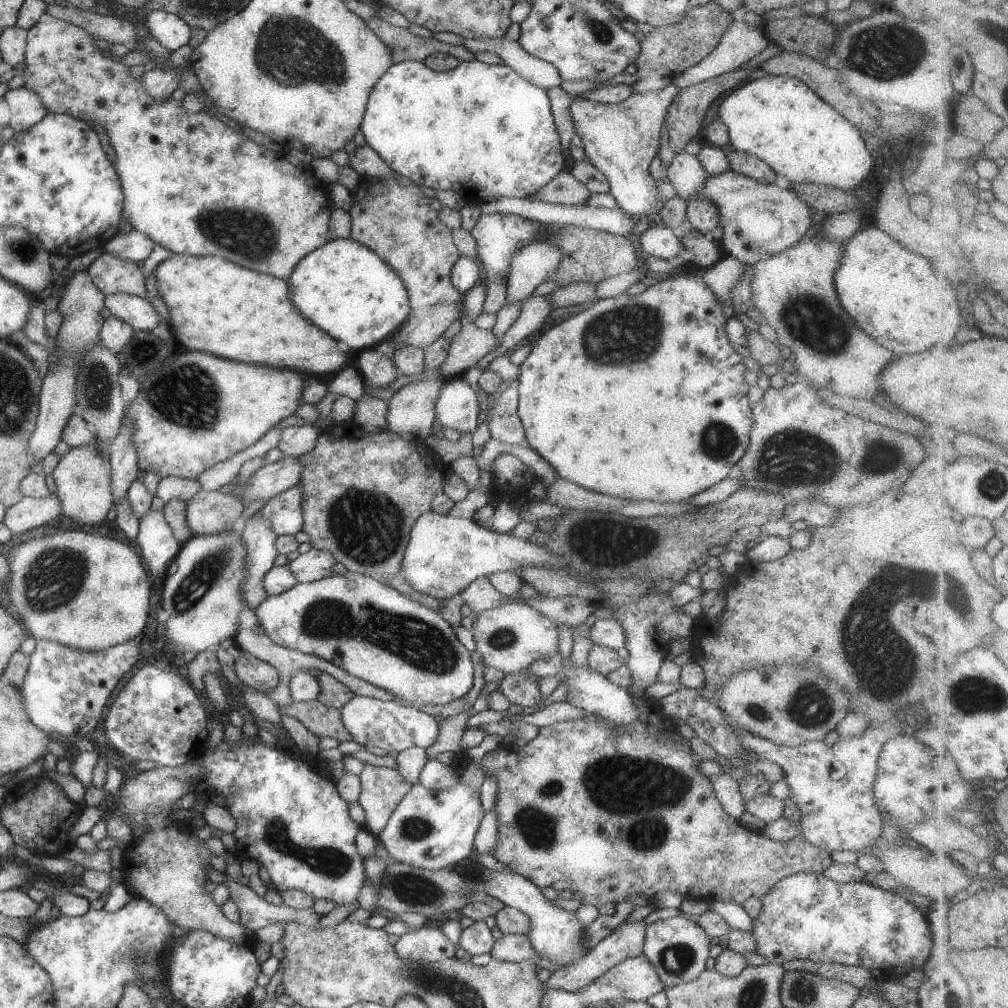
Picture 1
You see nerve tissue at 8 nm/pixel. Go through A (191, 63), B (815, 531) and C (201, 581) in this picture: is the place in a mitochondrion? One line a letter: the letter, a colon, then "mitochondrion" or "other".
A: other
B: other
C: mitochondrion

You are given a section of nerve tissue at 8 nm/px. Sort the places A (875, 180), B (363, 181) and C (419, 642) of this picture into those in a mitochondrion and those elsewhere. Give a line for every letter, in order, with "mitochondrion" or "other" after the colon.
A: other
B: other
C: mitochondrion

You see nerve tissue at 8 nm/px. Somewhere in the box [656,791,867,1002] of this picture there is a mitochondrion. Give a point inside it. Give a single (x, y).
(678, 958)

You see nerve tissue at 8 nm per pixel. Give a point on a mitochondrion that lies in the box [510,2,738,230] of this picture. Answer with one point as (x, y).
(602, 33)

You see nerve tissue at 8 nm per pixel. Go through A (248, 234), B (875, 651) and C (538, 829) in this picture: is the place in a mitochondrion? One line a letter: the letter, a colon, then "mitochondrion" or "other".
A: mitochondrion
B: mitochondrion
C: mitochondrion

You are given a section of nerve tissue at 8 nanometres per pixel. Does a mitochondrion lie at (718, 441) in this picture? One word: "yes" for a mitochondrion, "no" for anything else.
yes

